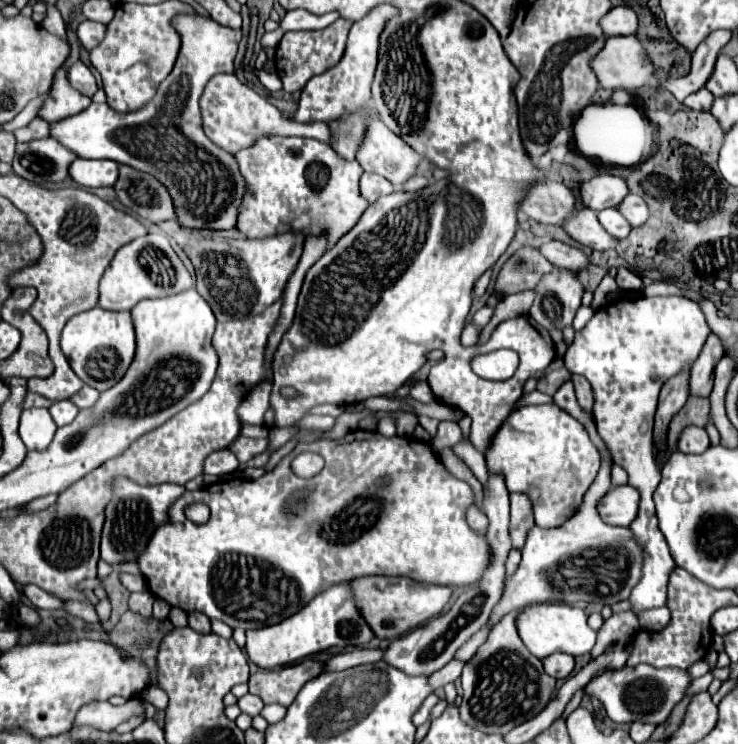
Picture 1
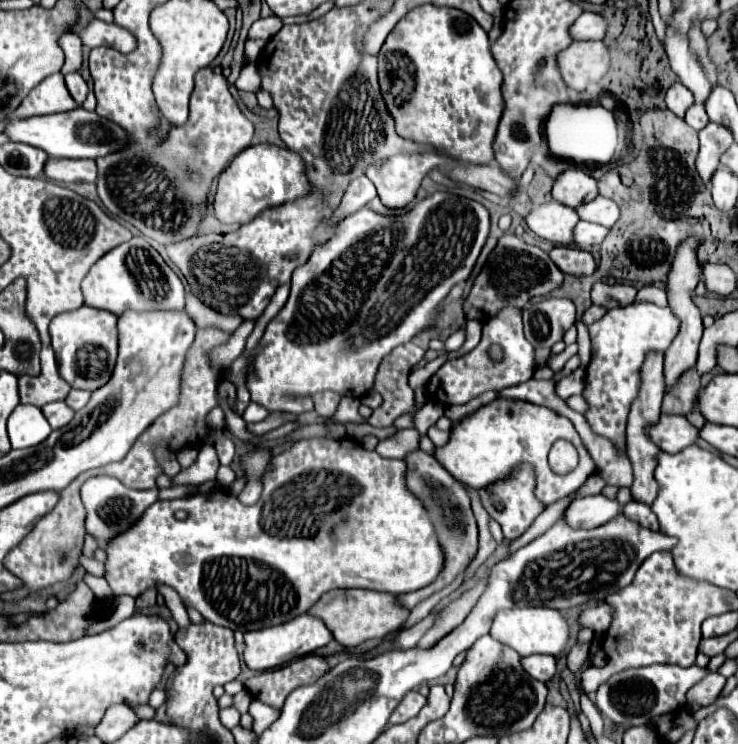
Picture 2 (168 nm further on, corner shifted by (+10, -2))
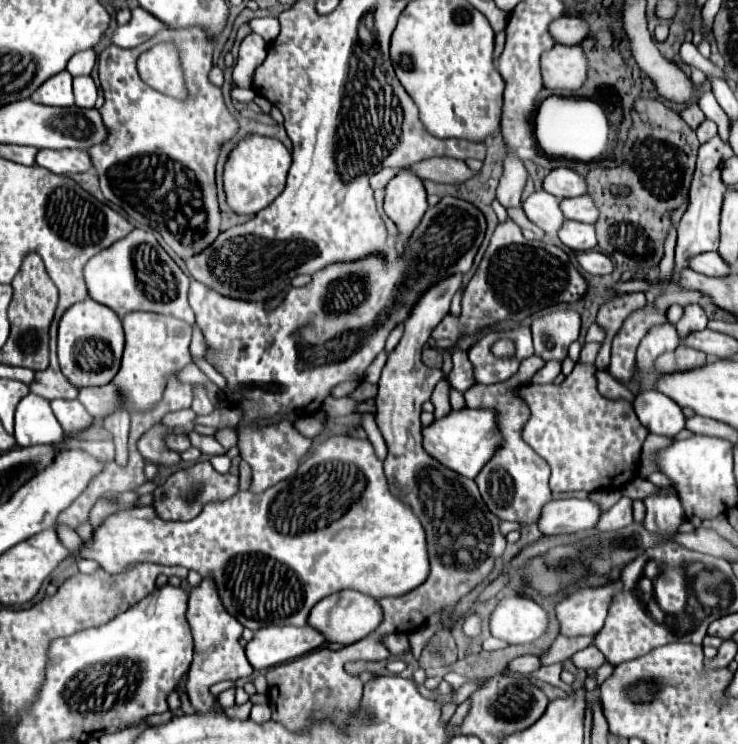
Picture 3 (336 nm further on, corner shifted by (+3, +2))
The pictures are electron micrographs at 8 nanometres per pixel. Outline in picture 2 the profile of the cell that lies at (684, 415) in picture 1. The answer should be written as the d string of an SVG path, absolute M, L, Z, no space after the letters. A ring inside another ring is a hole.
M691 368L683 374L677 388L665 392L661 412L663 414L679 414L679 416L685 416L685 414L693 412L693 408L697 404L699 390L701 390L699 374L697 374L695 368Z

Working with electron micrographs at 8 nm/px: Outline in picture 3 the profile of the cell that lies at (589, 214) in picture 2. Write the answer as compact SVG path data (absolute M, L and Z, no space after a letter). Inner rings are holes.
M576 196L576 198L562 198L560 200L560 210L564 218L568 220L578 220L578 222L596 222L598 218L598 208L594 206L590 196Z

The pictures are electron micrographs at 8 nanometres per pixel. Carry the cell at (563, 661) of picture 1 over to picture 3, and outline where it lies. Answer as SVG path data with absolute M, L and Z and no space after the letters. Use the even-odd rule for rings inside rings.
M532 654L518 656L518 658L514 658L514 660L508 662L508 670L520 672L520 674L530 674L530 672L534 672L538 668L540 668L540 658L532 656Z

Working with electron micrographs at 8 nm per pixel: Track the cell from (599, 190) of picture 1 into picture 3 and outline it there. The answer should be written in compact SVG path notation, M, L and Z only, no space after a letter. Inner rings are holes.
M570 168L550 170L542 180L542 188L558 198L574 198L586 194L584 178Z

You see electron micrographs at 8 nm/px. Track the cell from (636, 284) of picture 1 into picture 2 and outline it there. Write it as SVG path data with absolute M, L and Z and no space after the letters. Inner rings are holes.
M595 282L591 290L591 300L593 304L601 304L605 308L617 308L617 306L627 306L633 302L637 290L629 284L605 284L605 282Z

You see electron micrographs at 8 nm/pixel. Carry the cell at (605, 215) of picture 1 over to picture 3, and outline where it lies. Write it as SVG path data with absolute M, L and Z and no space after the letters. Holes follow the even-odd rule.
M566 220L558 232L558 238L564 246L568 246L574 252L586 252L596 248L596 232L592 224Z

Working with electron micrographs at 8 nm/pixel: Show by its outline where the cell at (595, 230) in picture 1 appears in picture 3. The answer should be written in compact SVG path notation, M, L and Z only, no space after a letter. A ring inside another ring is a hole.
M538 190L534 194L530 194L524 202L524 214L528 216L528 220L532 224L536 224L538 228L542 228L546 234L556 234L564 222L564 216L560 214L560 206L558 206L558 198Z

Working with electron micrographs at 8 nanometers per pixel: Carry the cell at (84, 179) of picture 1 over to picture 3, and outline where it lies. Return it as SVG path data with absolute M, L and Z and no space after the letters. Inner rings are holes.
M38 150L36 164L56 174L76 174L92 170L86 150Z

